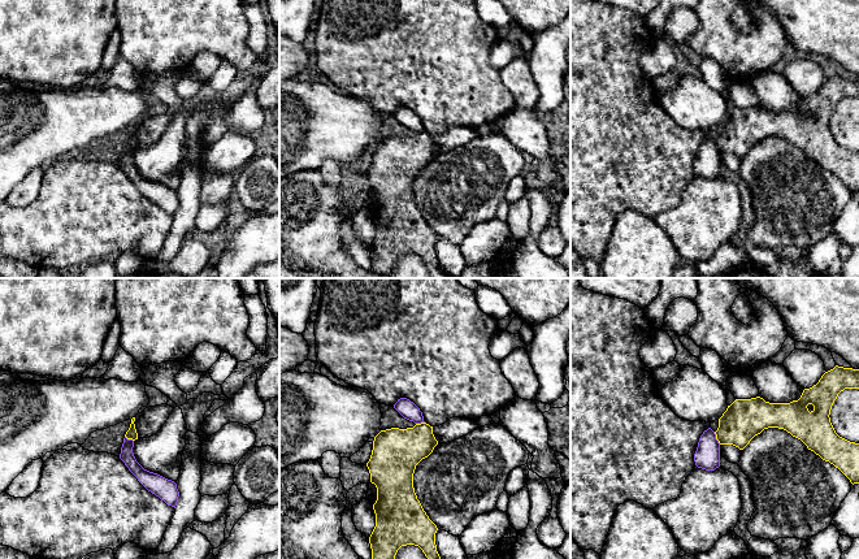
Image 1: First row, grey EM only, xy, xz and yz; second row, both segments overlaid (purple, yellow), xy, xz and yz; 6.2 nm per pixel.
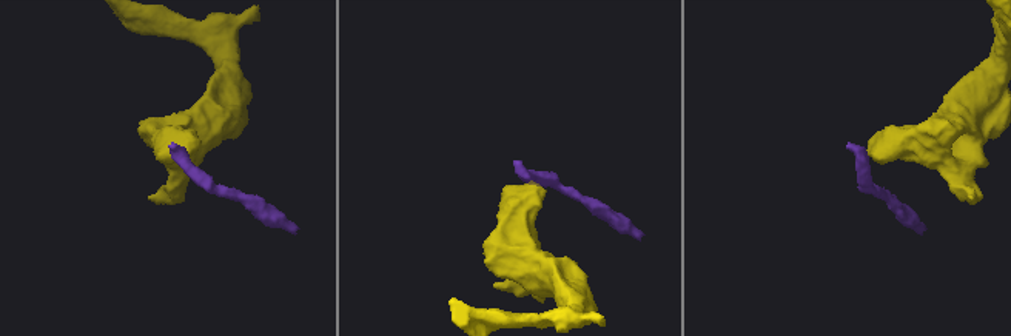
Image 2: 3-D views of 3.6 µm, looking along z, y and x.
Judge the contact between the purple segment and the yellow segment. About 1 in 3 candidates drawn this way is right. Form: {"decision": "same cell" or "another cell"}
{"decision": "another cell"}

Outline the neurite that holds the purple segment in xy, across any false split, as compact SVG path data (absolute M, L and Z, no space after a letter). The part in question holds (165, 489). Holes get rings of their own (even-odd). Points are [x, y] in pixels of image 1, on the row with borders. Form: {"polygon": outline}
{"polygon": "M123 438L121 447L120 459L125 463L129 471L138 478L138 481L152 494L164 500L168 506L175 508L179 491L177 484L172 480L168 480L157 473L144 469L135 459L134 452L134 441Z"}

